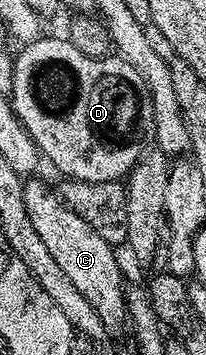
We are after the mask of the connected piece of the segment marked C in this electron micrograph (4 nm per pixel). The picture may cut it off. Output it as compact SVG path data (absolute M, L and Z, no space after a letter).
M25 180L24 195L26 197L26 211L30 211L30 223L34 223L34 231L38 231L38 236L42 243L54 255L58 262L58 267L62 267L63 273L70 278L70 283L78 287L78 292L94 307L98 313L98 319L102 319L105 330L109 334L125 332L128 320L128 304L124 301L126 284L124 277L120 274L120 265L116 262L117 250L106 243L64 201L61 201L59 192L55 188L51 189L44 181Z

